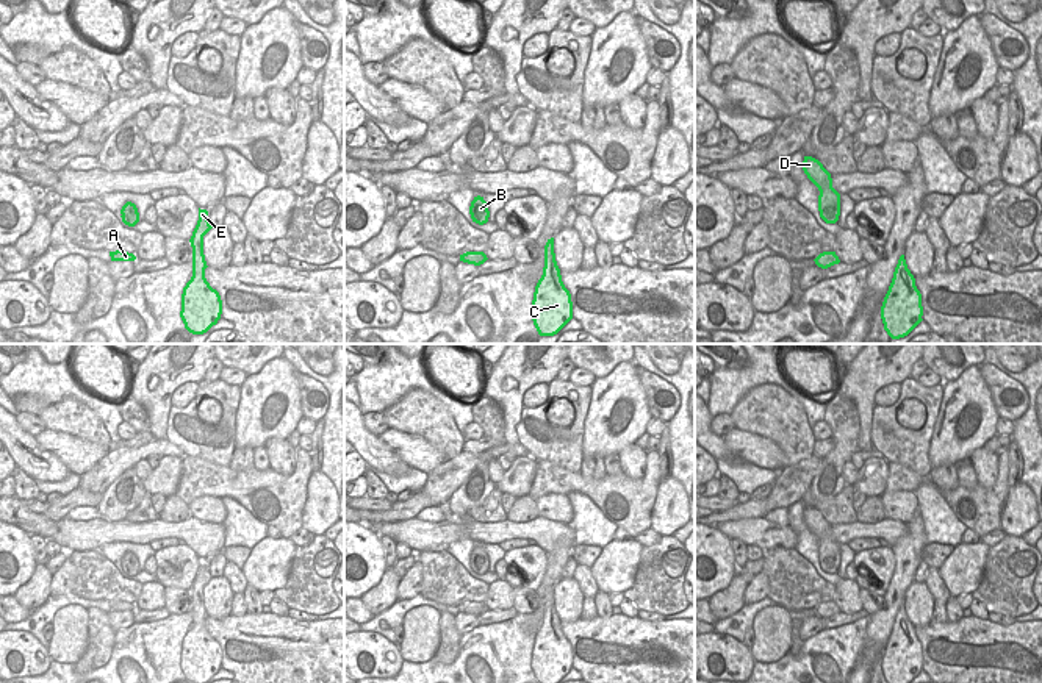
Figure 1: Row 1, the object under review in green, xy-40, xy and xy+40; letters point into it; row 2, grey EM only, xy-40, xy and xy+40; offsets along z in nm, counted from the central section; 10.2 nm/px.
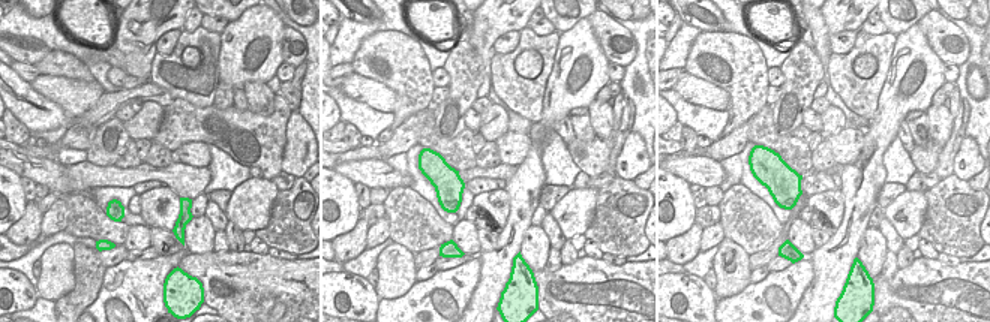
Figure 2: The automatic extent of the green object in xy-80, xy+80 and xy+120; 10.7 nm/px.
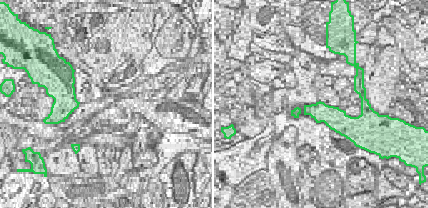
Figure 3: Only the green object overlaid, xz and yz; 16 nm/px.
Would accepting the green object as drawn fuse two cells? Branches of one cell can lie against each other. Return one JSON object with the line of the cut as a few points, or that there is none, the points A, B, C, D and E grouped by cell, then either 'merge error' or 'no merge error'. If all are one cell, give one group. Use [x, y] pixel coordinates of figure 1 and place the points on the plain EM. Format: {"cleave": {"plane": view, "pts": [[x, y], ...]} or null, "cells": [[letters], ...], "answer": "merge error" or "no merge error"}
{"cleave": null, "cells": [["A", "B", "C", "D", "E"]], "answer": "no merge error"}

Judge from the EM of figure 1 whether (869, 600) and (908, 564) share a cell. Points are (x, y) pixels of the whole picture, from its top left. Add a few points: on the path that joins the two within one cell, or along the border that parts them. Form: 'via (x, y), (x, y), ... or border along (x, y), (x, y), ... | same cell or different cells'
border along (884, 594), (884, 605), (869, 616) | different cells

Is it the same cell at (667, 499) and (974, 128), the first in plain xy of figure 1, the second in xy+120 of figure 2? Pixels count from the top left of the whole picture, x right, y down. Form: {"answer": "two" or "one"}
{"answer": "two"}

